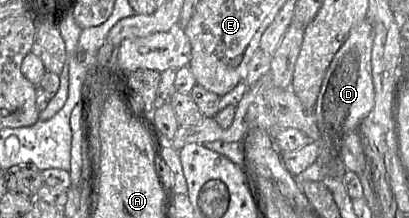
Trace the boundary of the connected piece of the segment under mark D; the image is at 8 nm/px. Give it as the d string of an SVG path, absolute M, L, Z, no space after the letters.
M364 20L361 22L358 26L353 28L346 39L346 41L343 43L339 51L336 53L334 56L330 66L328 67L326 74L324 76L321 89L315 104L315 118L317 122L317 126L320 132L320 140L319 141L312 141L318 143L318 148L319 148L319 155L315 163L319 164L323 169L326 178L342 178L344 173L347 171L345 168L343 161L341 159L341 148L344 139L346 138L347 135L351 133L356 133L358 138L362 137L364 135L364 130L363 130L363 125L362 122L364 119L369 115L369 113L372 111L373 106L374 106L374 86L373 86L373 80L372 80L372 69L371 69L371 52L372 52L372 46L373 46L373 41L374 41L374 29L372 25L370 24L369 21Z

